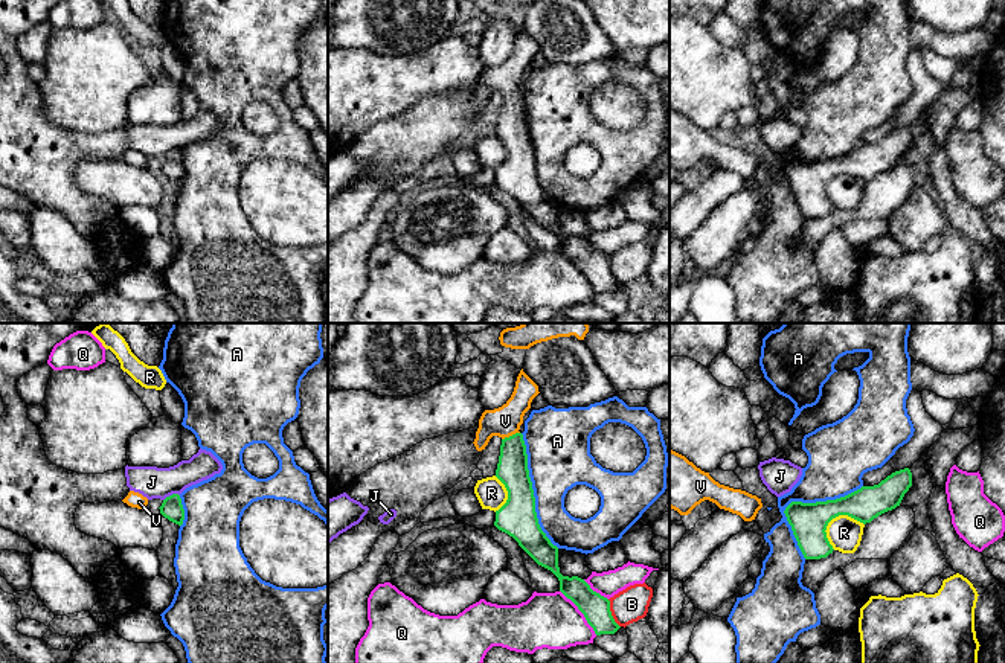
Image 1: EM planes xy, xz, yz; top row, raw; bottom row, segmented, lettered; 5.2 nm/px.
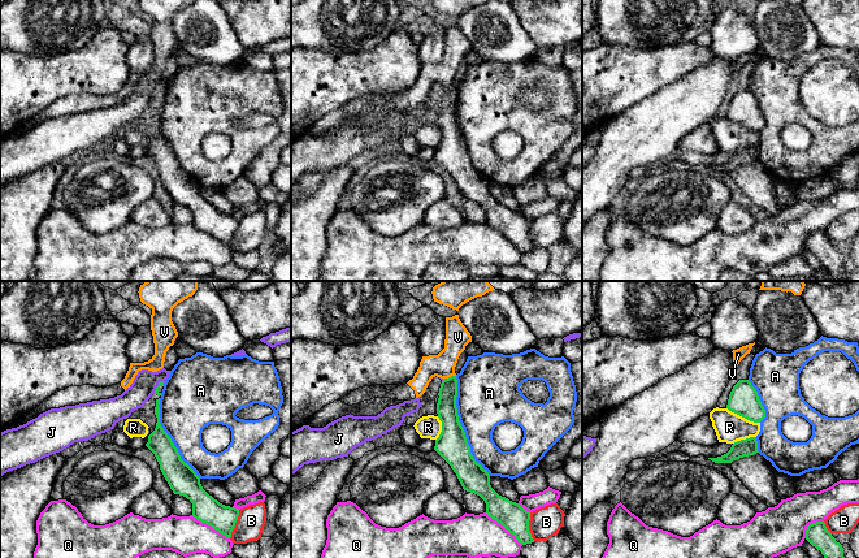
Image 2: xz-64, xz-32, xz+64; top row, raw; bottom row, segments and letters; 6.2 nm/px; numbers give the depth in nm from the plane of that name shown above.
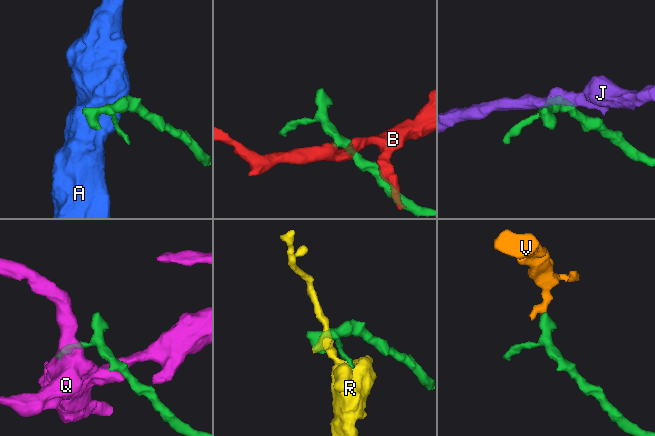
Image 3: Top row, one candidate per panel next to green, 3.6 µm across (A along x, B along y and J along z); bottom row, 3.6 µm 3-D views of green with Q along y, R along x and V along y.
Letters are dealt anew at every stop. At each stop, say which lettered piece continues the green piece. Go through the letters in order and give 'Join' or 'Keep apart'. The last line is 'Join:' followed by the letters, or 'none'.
A: Keep apart
B: Keep apart
J: Keep apart
Q: Keep apart
R: Keep apart
V: Join
Join: V

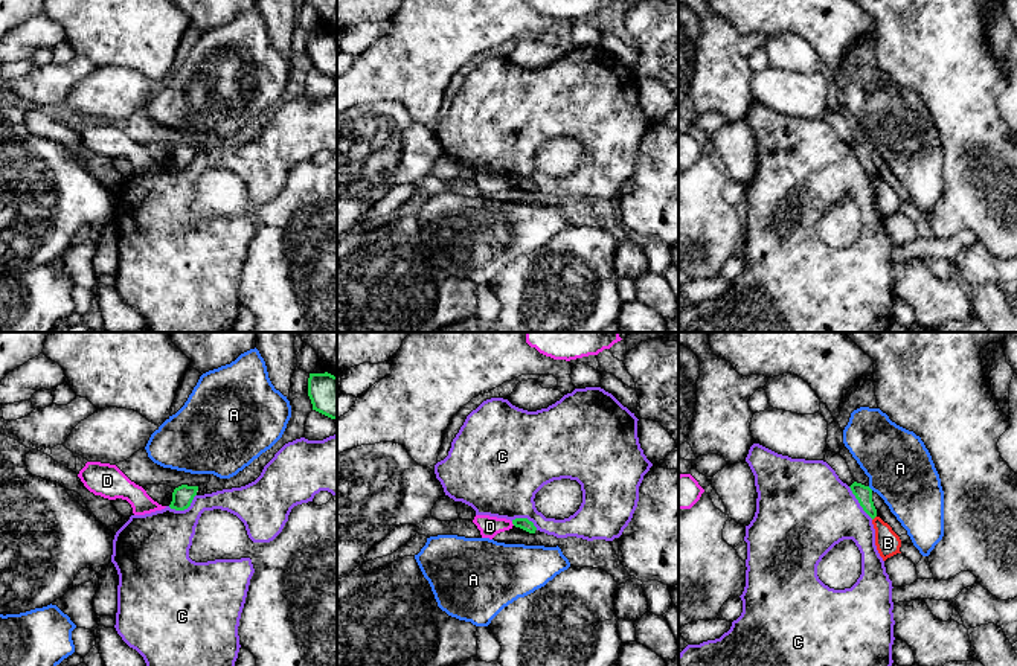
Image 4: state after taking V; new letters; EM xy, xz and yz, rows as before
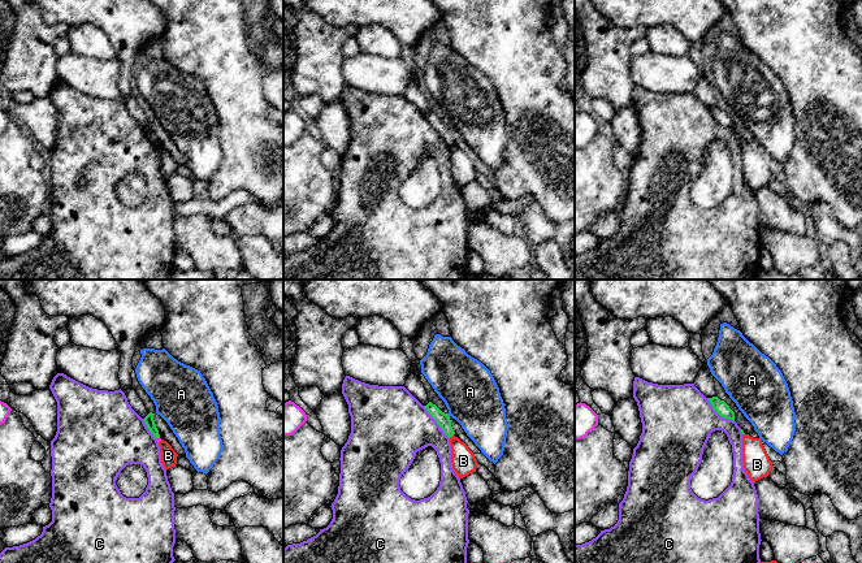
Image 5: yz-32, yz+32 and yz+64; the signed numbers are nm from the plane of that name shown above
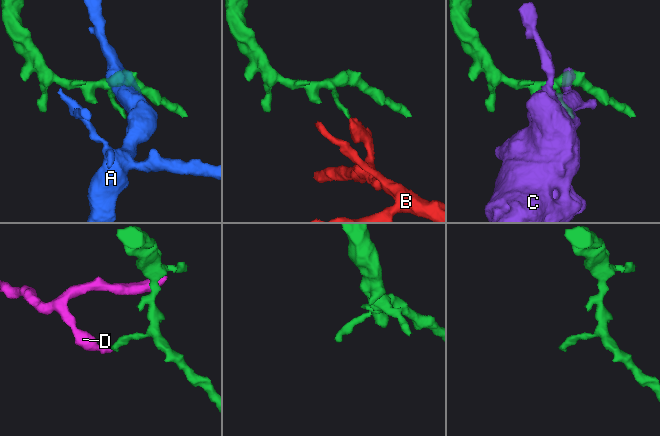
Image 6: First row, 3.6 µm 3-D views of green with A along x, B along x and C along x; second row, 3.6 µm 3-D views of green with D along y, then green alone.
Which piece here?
A: Keep apart
B: Keep apart
C: Keep apart
D: Keep apart
Join: none

